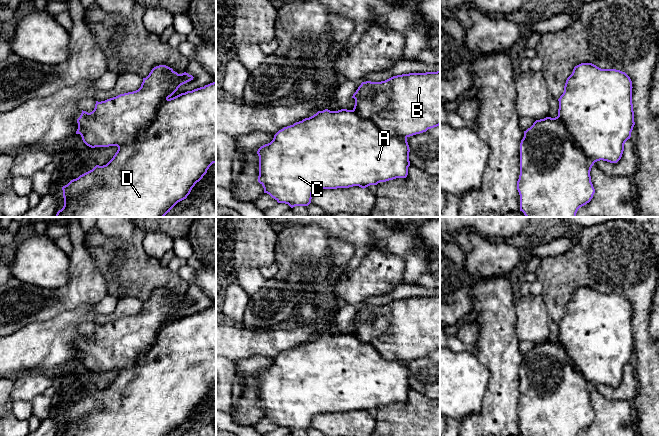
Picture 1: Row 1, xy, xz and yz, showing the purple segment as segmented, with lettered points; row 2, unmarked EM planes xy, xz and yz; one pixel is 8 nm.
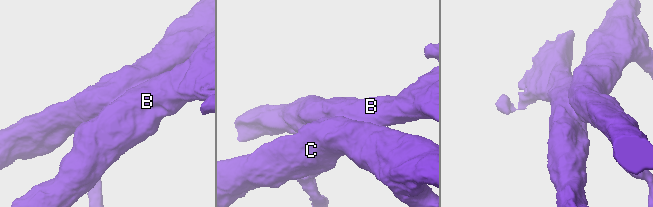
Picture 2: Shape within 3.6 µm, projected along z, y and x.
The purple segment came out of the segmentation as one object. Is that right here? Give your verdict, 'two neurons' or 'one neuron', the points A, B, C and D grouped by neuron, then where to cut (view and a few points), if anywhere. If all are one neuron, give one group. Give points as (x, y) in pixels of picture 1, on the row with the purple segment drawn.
two neurons; groups A C / B D; cut xy (168, 99), (160, 106), (154, 119), (132, 141), (118, 147)

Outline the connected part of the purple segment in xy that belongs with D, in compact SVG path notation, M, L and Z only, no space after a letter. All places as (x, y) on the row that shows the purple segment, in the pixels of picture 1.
M216 81L168 99L160 106L149 126L141 131L133 142L119 146L106 165L96 165L92 170L63 186L64 206L55 217L164 217L178 202L187 198L192 188L203 178L213 163L216 163Z

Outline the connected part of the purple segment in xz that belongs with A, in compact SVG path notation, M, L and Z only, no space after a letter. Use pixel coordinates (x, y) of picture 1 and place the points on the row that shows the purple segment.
M325 109L293 125L279 130L273 140L261 146L259 156L258 182L263 186L264 193L269 194L278 203L295 206L308 206L312 193L321 189L337 189L359 186L366 188L408 175L409 145L403 136L387 136L370 120L362 118L354 110L341 109L330 111Z

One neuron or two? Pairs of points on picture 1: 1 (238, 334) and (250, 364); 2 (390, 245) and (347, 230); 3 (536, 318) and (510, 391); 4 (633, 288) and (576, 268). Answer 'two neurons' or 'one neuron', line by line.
1: two neurons
2: one neuron
3: two neurons
4: one neuron

